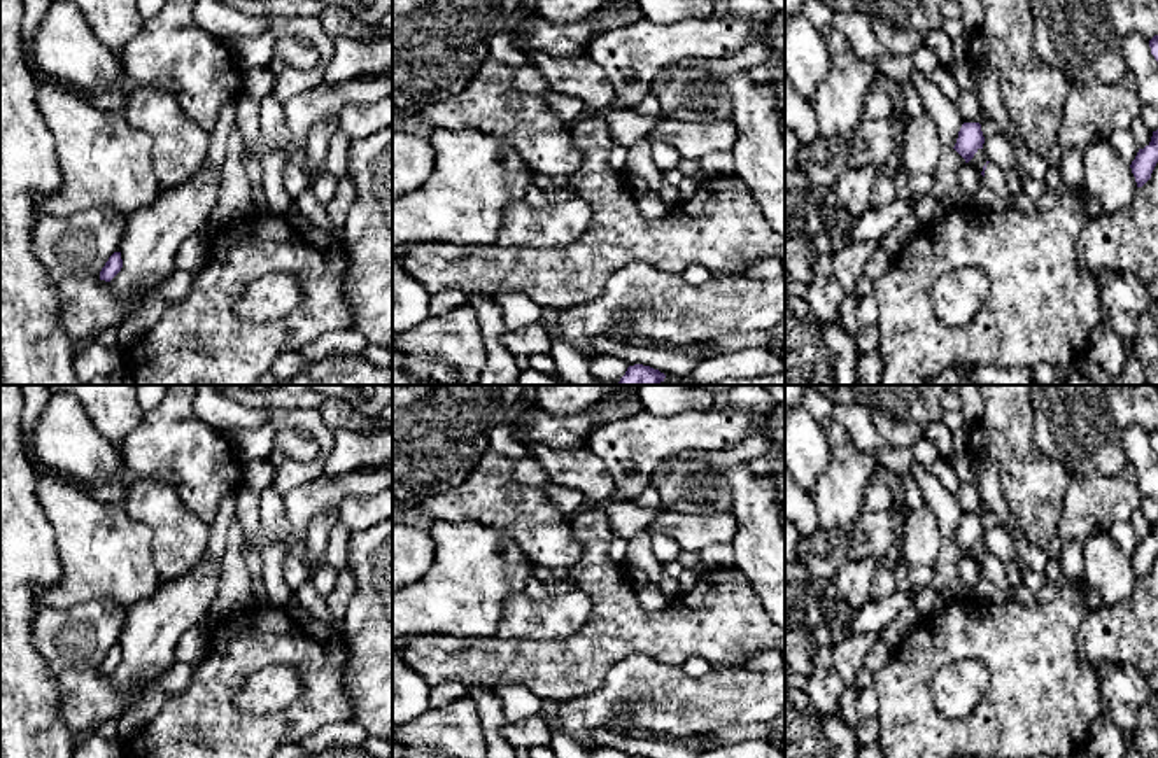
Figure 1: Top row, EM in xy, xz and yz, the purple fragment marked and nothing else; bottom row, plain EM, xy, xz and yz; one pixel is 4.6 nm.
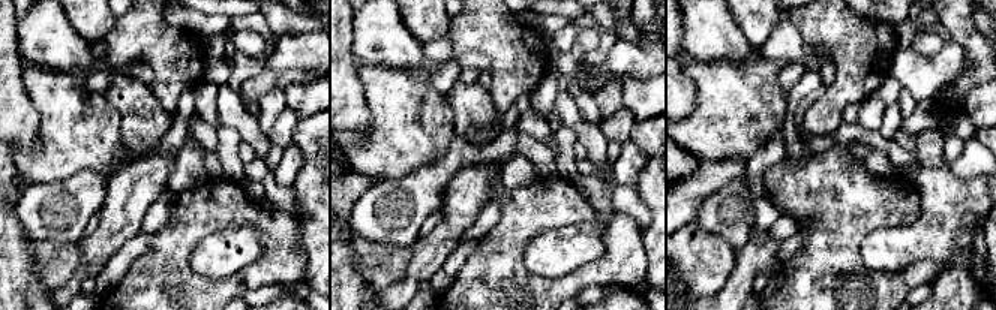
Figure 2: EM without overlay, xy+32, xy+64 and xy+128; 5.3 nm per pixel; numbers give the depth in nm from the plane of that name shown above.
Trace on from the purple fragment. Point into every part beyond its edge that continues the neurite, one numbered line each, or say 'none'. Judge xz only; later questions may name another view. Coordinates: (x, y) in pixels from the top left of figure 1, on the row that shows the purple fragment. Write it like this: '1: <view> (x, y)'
none

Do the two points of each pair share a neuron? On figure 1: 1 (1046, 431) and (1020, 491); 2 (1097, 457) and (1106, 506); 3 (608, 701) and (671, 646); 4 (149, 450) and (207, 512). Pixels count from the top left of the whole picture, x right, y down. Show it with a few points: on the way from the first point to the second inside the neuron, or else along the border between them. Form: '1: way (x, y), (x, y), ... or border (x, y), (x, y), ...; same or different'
1: border (1032, 408), (1034, 445), (1071, 473); different
2: border (1127, 463), (1115, 475), (1073, 477); different
3: border (615, 664), (631, 653), (647, 653), (680, 667); different
4: way (169, 452), (202, 485), (202, 492); same

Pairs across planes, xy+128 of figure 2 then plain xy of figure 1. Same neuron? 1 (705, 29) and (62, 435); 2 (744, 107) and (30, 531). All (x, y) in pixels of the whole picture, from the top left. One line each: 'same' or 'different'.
1: same
2: different

